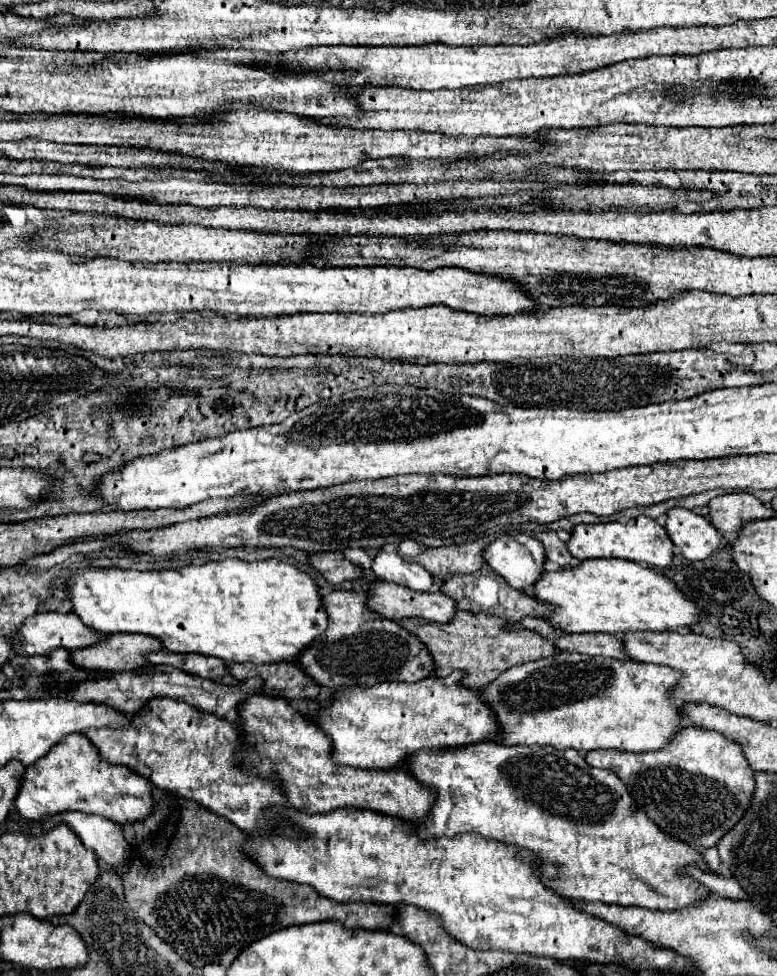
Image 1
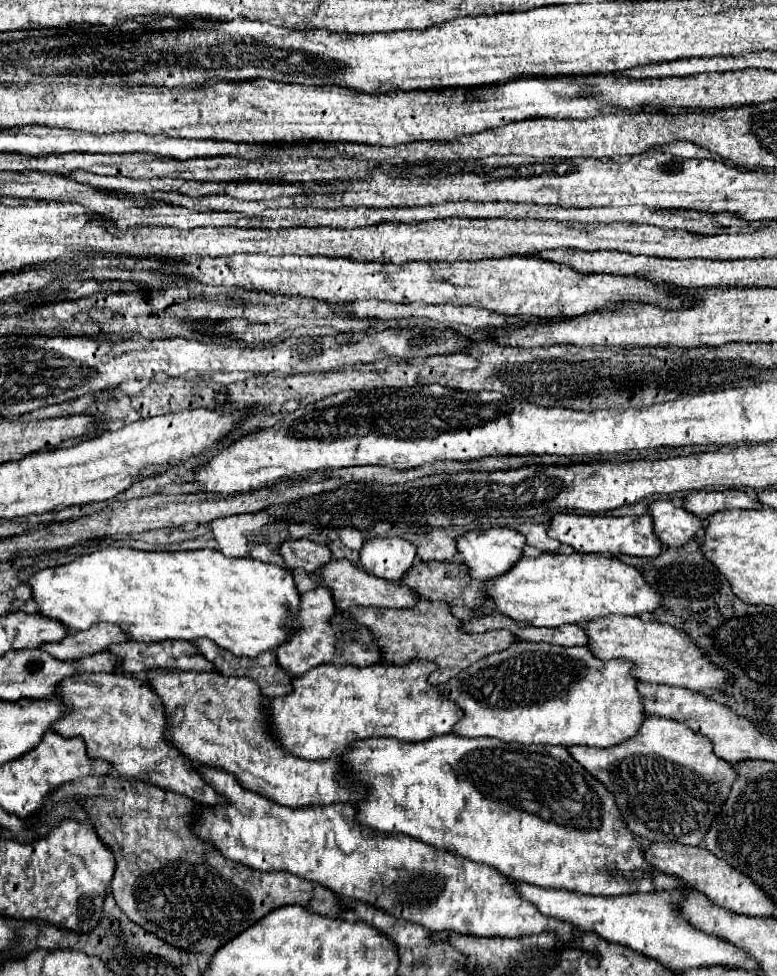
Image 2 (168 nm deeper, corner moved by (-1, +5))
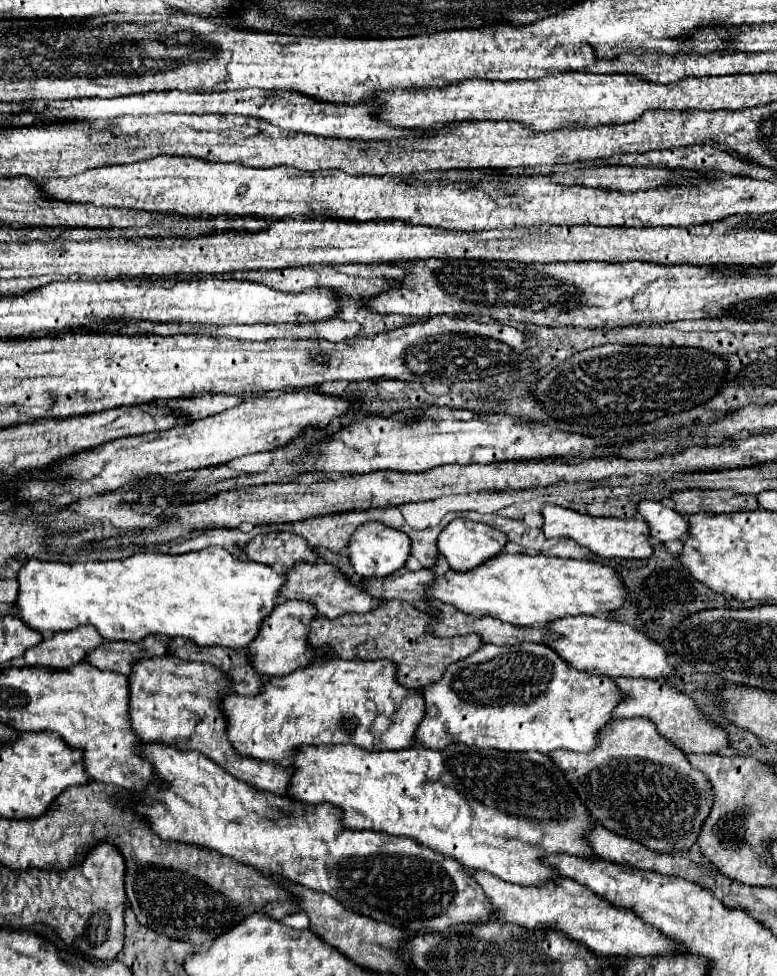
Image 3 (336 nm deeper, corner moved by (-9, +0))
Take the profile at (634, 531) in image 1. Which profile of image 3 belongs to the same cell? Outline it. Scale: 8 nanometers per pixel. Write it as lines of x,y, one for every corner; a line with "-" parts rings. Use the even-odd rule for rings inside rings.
545,505
543,511
543,533
545,537
569,537
577,541
579,545
591,549
595,555
601,555
605,559
619,557
619,559
643,559
651,557
653,547
649,545
649,527
641,517
631,519
617,519
617,517
591,517
583,515
559,505

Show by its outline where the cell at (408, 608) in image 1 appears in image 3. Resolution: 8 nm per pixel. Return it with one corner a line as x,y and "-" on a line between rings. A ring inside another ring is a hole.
301,563
301,565
293,565
287,573
285,573
287,581
283,583
283,587
279,589
279,599
297,599
297,601
307,601
311,605
315,605
317,613
321,613
323,617
339,617
343,613
367,613
371,609
375,609
375,605
379,605
379,599
367,595
359,585
351,583
349,579
345,579
343,573
339,573
333,565
329,563

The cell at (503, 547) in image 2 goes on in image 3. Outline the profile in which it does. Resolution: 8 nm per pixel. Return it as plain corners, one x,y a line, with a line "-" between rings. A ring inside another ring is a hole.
453,519
437,537
437,549
455,571
467,571
499,555
507,537
499,529
469,519

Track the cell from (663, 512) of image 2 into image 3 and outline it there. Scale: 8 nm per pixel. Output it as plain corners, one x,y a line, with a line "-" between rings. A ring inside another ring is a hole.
639,501
637,503
637,513
647,521
651,529
651,537
657,541
673,541
681,539
687,533
687,521
681,513
665,507
659,501

